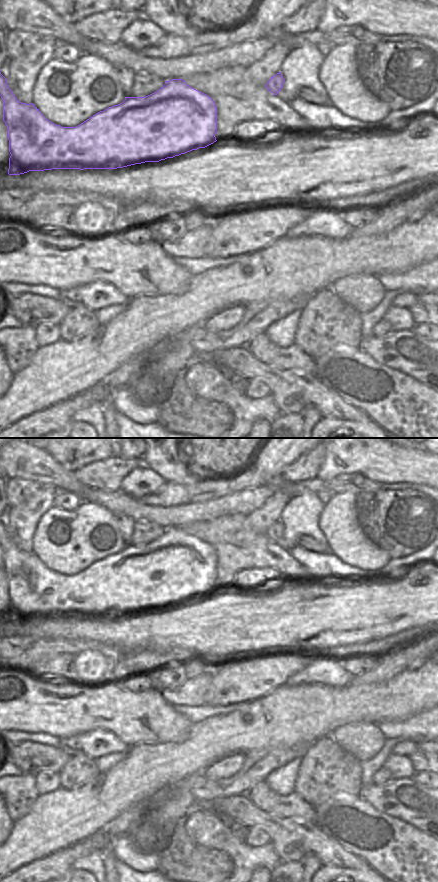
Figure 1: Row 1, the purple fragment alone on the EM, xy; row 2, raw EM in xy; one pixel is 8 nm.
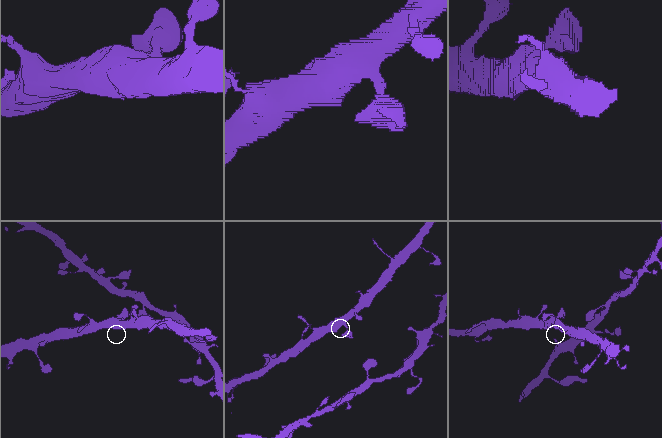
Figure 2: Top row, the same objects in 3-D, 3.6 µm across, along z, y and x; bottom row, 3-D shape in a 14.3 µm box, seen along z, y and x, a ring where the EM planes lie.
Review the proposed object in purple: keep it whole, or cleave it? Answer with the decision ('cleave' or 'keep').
keep

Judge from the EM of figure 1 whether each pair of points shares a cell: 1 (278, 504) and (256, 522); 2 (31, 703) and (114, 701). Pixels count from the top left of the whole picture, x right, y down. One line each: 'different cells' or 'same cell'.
1: same cell
2: same cell

